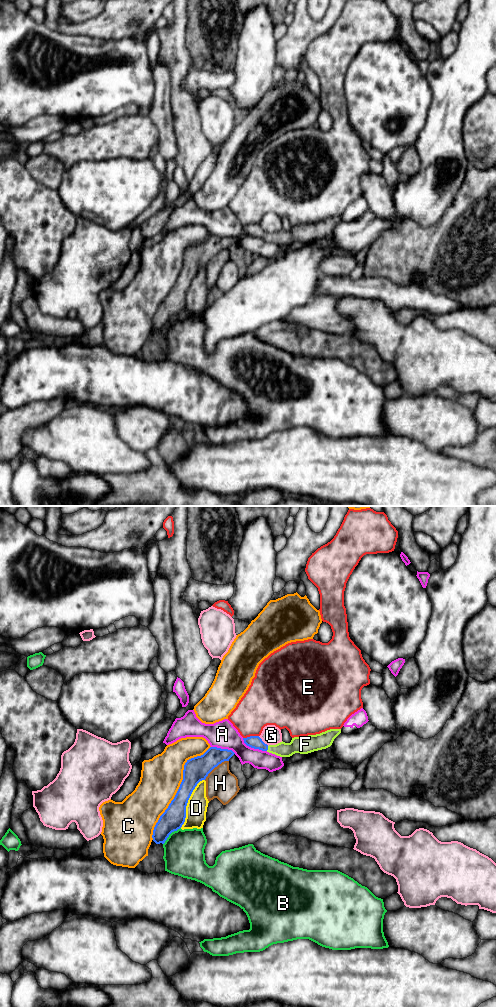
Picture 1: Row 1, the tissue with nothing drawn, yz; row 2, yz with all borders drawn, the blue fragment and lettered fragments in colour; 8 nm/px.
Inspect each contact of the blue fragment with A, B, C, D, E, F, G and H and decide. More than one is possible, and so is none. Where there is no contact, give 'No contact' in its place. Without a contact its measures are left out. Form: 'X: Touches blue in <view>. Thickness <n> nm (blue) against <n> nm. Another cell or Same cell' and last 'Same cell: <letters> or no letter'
A: Touches blue in yz. Thickness 100 nm (blue) against 200 nm. Another cell
B: Touches blue in yz. Thickness 180 nm (blue) against 320 nm. Another cell
C: Touches blue in yz. Thickness 200 nm (blue) against 320 nm. Another cell
D: Touches blue in yz. Thickness 180 nm (blue) against 170 nm. Another cell
E: Touches blue in yz. Thickness 100 nm (blue) against 320 nm. Another cell
F: Touches blue in yz. Thickness 100 nm (blue) against 130 nm. Same cell
G: Touches blue in yz. Thickness 100 nm (blue) against 160 nm. Another cell
H: Touches blue in yz. Thickness 200 nm (blue) against 240 nm. Another cell
Same cell: F

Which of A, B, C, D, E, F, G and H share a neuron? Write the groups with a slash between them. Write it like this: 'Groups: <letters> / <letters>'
Groups: A / B / C / D H / E / F / G

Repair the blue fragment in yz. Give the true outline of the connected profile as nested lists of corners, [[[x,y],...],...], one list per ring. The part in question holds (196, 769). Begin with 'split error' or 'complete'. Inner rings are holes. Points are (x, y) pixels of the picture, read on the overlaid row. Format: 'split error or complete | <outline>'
complete | [[[210,747],[203,755],[187,760],[180,787],[154,827],[152,838],[156,844],[164,844],[172,832],[182,827],[188,800],[197,784],[205,780],[219,764],[229,761],[234,754],[232,750]]]

